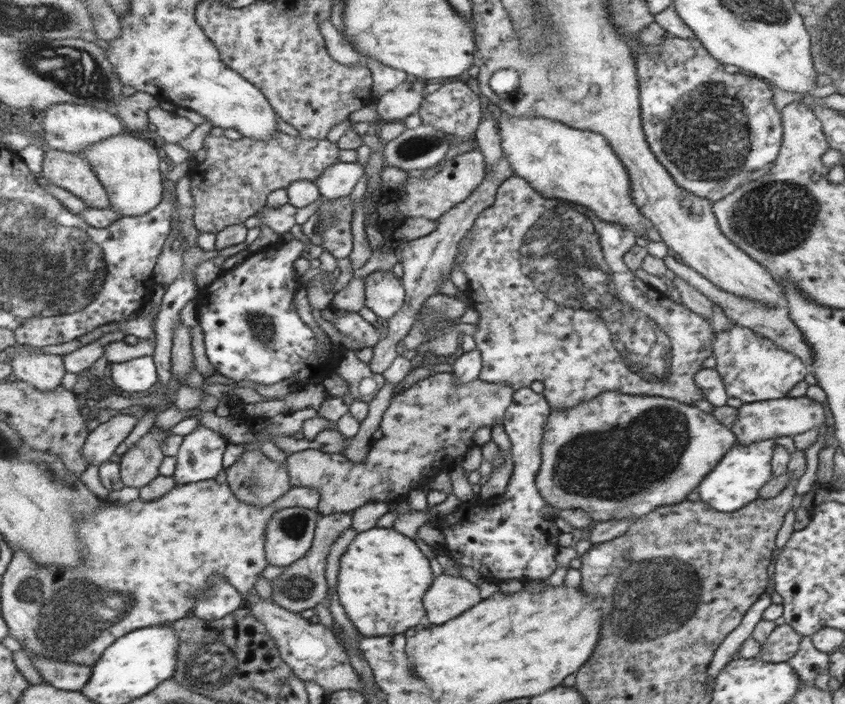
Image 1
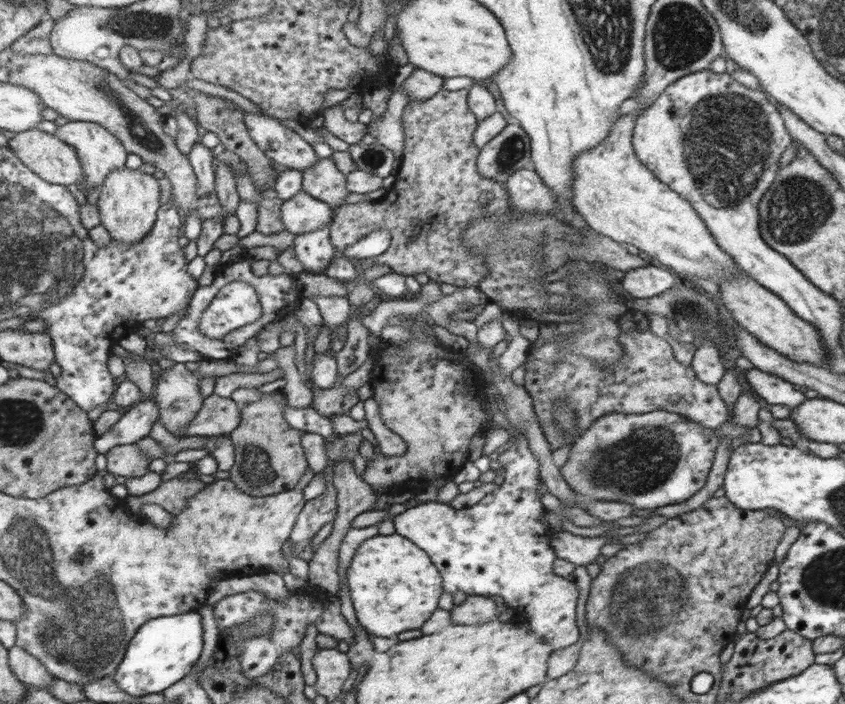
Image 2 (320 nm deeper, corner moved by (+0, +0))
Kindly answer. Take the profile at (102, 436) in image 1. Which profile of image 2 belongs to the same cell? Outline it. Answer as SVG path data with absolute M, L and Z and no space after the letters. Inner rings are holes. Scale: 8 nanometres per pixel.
M145 397L144 401L140 401L136 405L125 409L125 413L121 418L103 434L97 436L95 440L95 450L97 454L106 455L109 450L119 445L129 445L139 442L142 438L148 437L155 426L155 423L160 420L161 409L155 402L153 397Z

